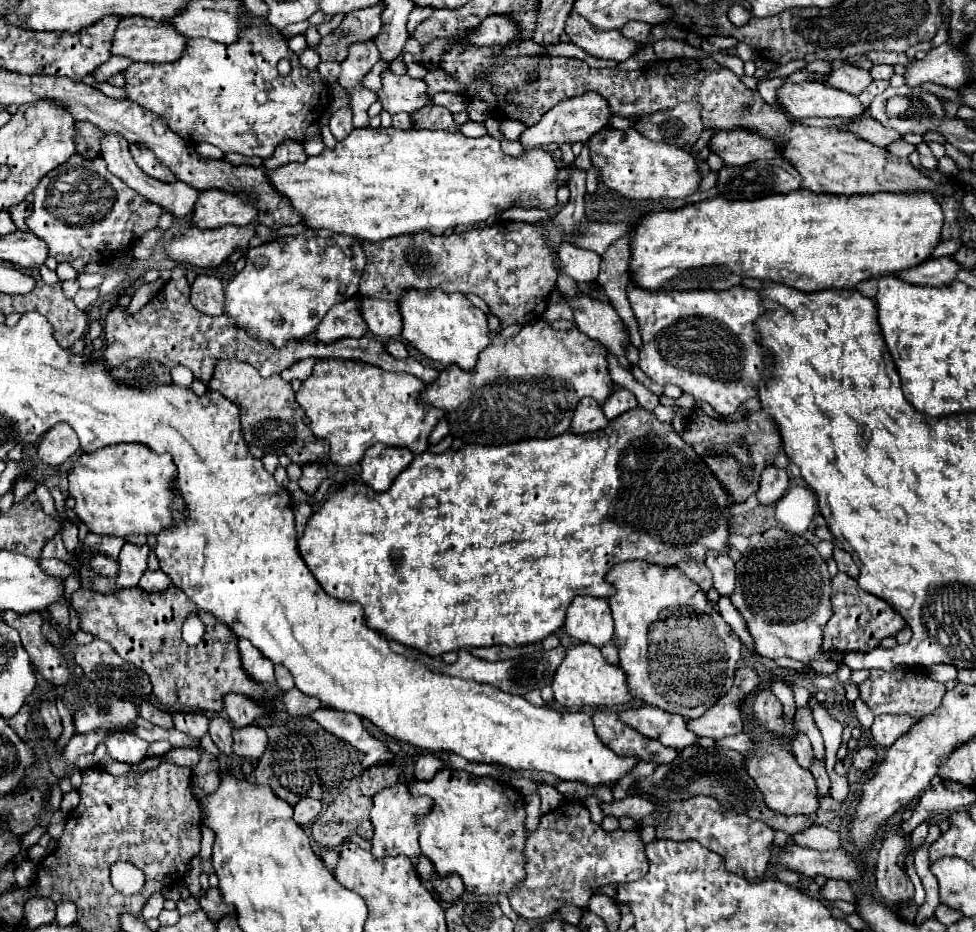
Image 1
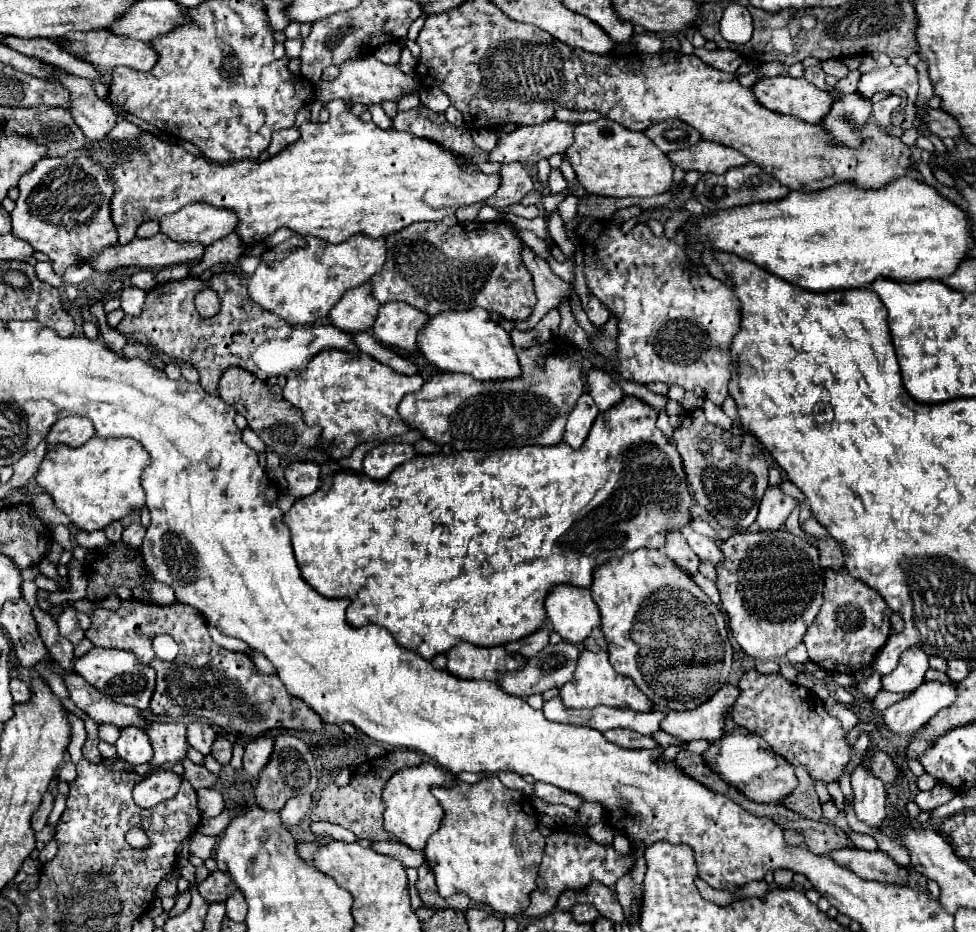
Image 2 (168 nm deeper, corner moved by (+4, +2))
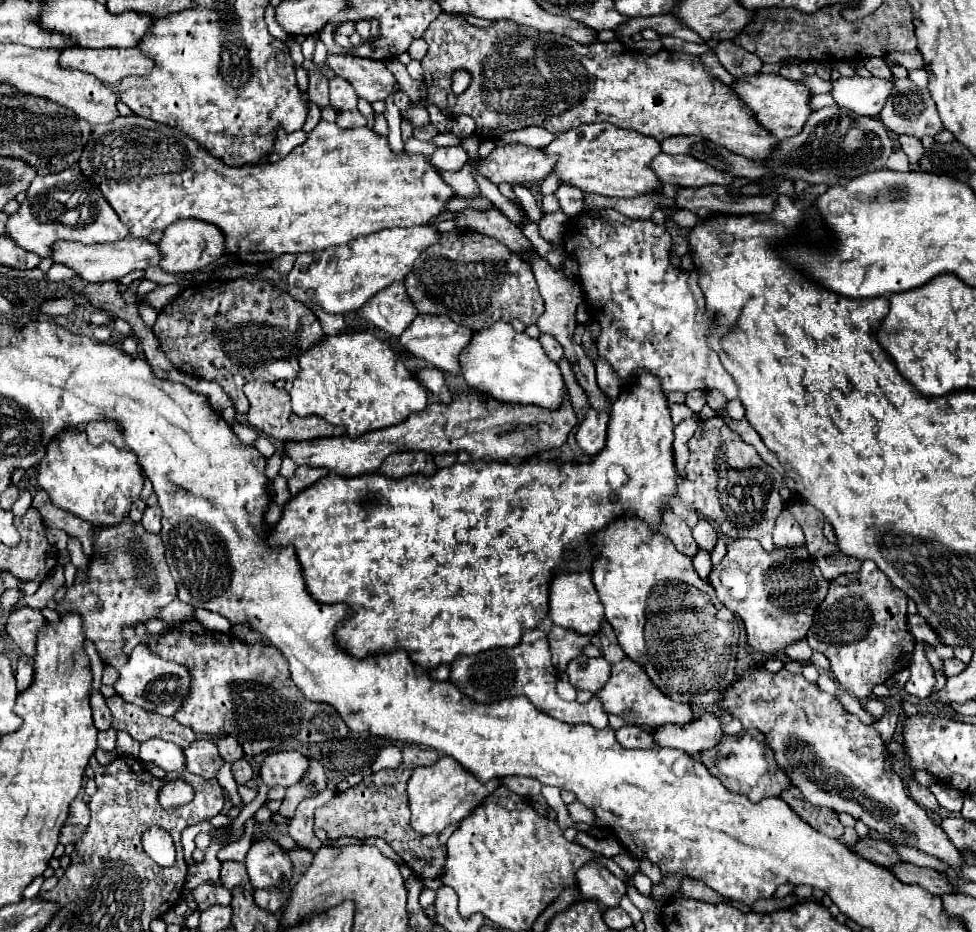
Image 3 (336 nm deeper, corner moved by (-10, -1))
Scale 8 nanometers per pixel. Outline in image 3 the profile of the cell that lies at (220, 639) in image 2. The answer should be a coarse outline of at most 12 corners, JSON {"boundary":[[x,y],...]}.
{"boundary":[[194,609],[196,621],[210,631],[232,633],[222,615]]}

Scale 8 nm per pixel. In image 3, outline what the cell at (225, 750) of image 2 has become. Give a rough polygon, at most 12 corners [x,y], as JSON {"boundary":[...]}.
{"boundary":[[246,757],[232,763],[232,773],[238,785],[252,777],[252,765]]}

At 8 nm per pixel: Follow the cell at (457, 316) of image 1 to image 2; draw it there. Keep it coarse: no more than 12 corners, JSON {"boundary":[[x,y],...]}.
{"boundary":[[482,308],[440,312],[420,352],[476,380],[522,374],[510,332]]}

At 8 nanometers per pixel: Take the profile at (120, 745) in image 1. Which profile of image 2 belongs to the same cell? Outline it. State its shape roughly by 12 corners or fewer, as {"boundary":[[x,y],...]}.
{"boundary":[[134,726],[122,730],[118,756],[148,764],[154,756],[148,734]]}

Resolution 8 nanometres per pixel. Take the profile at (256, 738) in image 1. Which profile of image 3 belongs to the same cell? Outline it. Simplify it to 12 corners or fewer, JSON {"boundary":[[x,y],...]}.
{"boundary":[[302,753],[264,757],[260,775],[268,787],[290,787],[308,767]]}

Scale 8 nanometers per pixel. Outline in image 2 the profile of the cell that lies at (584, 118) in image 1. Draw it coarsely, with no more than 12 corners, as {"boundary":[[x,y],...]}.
{"boundary":[[574,124],[518,126],[490,162],[536,164],[572,144]]}

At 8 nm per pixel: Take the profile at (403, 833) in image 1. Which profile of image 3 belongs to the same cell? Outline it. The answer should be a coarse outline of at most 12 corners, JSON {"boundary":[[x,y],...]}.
{"boundary":[[450,757],[408,779],[410,827],[460,823],[500,779],[478,783]]}

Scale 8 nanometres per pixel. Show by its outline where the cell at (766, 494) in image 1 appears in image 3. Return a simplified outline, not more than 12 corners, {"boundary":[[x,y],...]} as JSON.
{"boundary":[[788,507],[776,519],[774,545],[804,545]]}

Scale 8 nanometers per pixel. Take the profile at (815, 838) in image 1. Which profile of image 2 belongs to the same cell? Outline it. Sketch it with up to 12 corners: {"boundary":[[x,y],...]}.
{"boundary":[[848,834],[856,848],[876,850],[878,842],[868,834]]}

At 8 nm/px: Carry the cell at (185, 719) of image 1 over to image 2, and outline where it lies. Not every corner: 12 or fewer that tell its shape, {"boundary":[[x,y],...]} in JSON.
{"boundary":[[206,722],[188,724],[188,742],[210,754],[218,732]]}

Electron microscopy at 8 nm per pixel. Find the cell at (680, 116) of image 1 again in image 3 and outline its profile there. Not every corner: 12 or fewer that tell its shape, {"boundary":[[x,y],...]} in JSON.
{"boundary":[[822,107],[764,161],[702,137],[666,137],[734,177],[846,183],[882,169],[894,143],[878,117]]}

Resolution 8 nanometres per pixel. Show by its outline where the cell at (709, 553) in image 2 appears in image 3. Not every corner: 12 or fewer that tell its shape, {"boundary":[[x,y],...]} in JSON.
{"boundary":[[708,521],[692,529],[698,547],[712,551],[718,541],[716,529]]}

